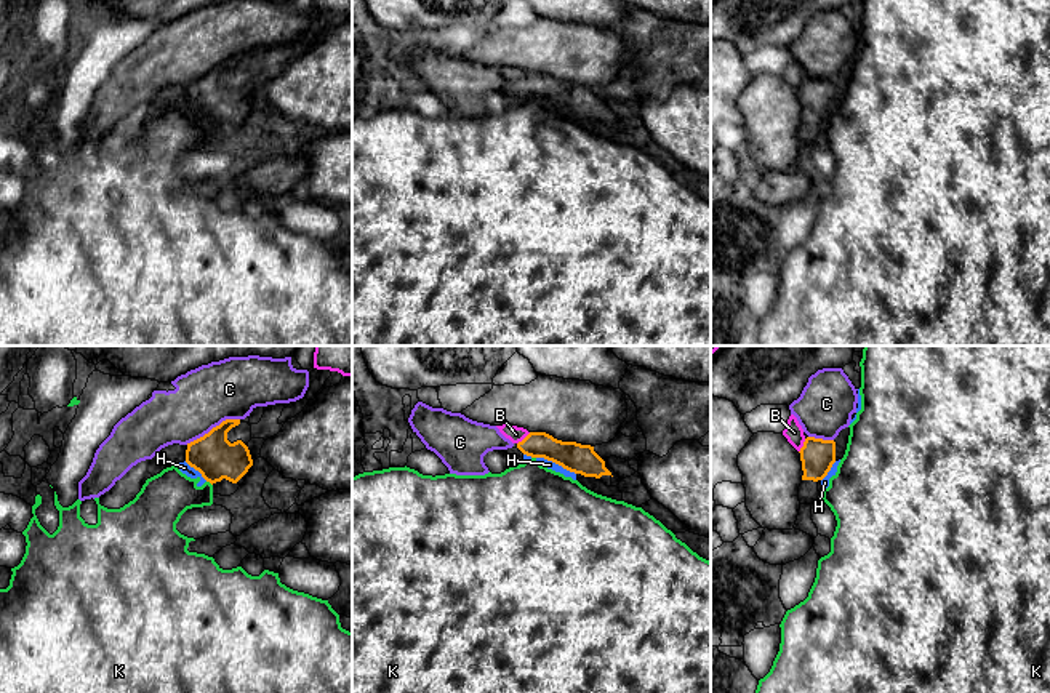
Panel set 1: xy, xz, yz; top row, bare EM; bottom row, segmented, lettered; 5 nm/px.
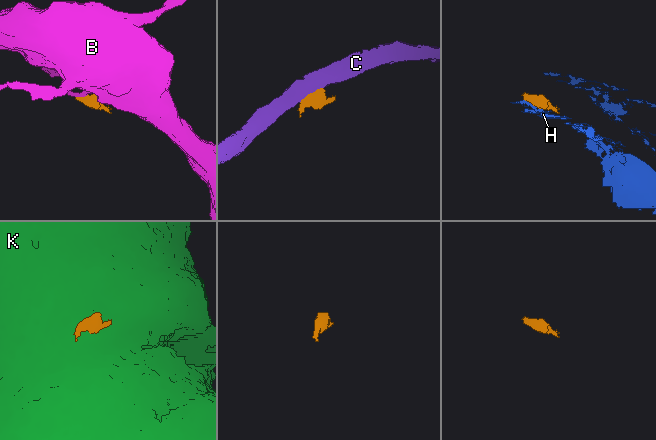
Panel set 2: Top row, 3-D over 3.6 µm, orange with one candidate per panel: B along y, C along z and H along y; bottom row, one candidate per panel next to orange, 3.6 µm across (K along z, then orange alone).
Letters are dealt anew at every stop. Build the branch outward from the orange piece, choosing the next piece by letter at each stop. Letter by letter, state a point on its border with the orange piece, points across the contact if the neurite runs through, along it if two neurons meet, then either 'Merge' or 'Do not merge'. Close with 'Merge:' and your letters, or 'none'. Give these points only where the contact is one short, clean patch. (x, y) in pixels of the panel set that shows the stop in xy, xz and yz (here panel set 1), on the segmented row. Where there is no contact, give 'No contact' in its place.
B: Touches orange at xz (525, 437). Boundary: xz (530, 432), (517, 444). Do not merge
C: Touches orange at xy (213, 428). Boundary: xy (239, 418), (226, 418), (186, 444). Do not merge
H: Touches orange at xz (556, 463). Boundary: xz (537, 456), (551, 460), (575, 474). Do not merge
K: Touches orange at xy (210, 482). Boundary: xy (207, 480), (212, 485). Do not merge
Merge: none

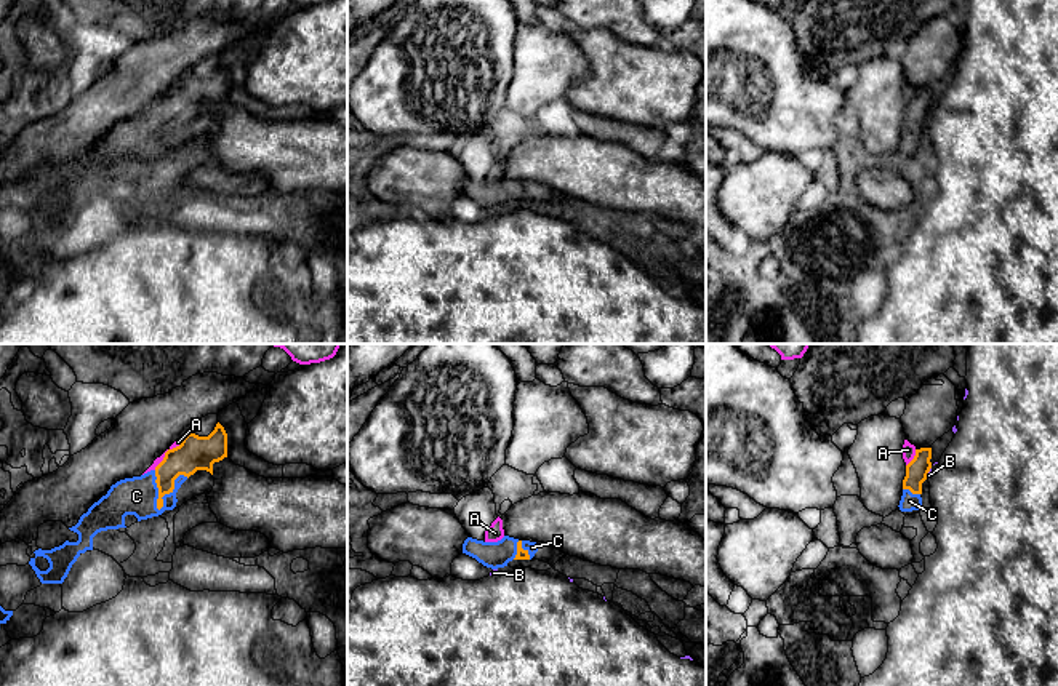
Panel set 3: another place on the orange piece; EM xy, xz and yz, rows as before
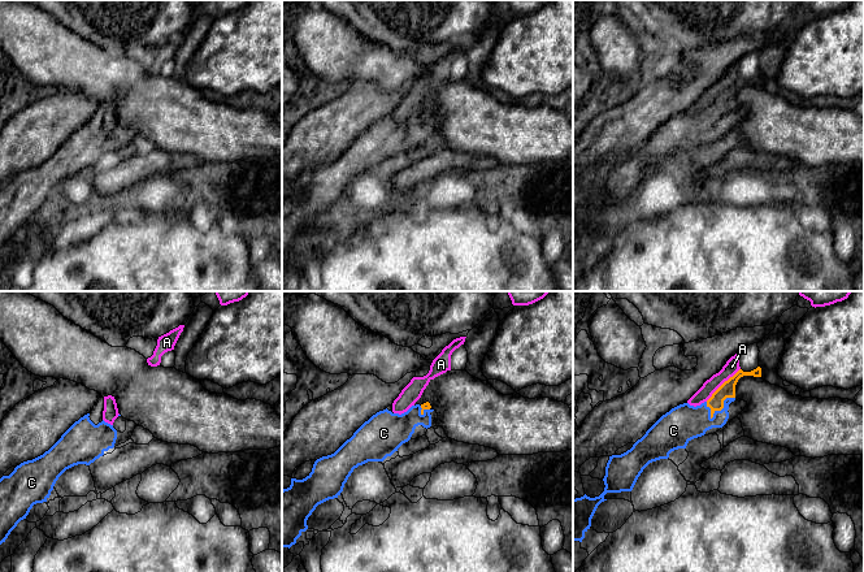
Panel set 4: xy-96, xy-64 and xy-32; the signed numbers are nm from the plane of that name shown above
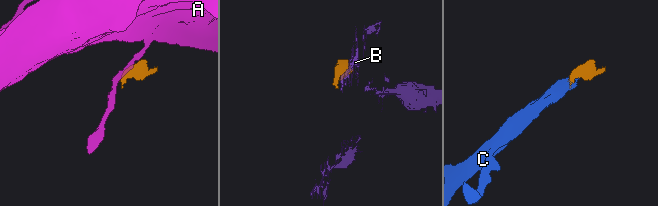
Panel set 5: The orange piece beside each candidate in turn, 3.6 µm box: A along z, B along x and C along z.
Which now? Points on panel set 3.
A: Touches orange at yz (914, 458). Boundary: yz (916, 450), (916, 454), (906, 466). Do not merge
B: Touches orange at yz (929, 470). Boundary: yz (930, 467), (925, 477). Do not merge
C: Touches orange at xy (172, 490). Path across: xy (196, 453), (172, 477), (172, 490), (160, 498), (136, 496). Merge
Merge: C

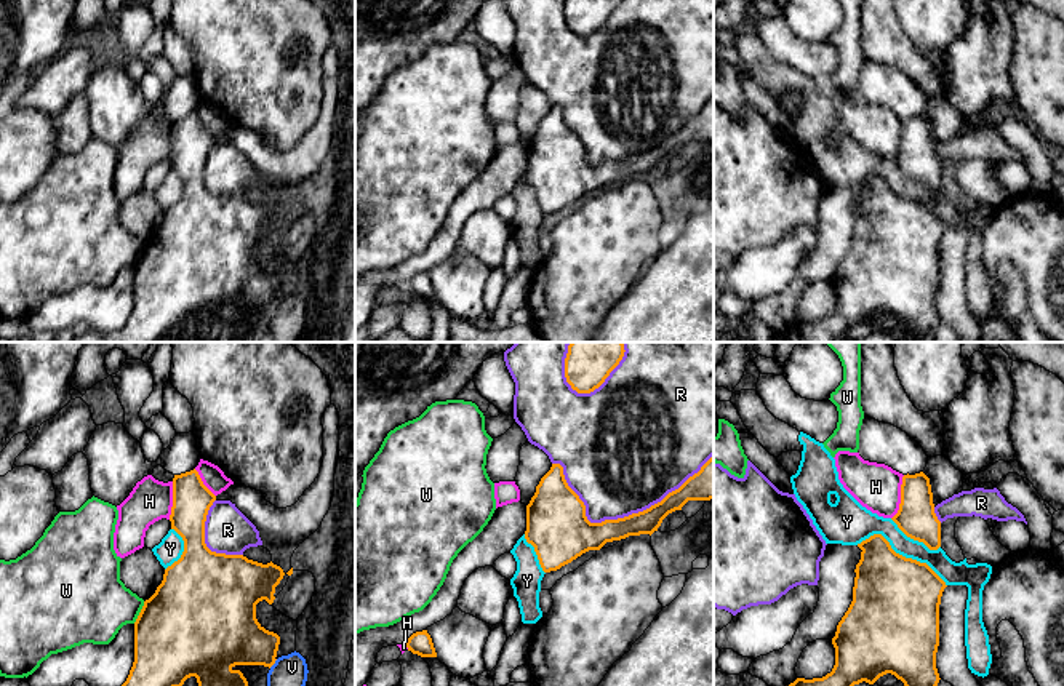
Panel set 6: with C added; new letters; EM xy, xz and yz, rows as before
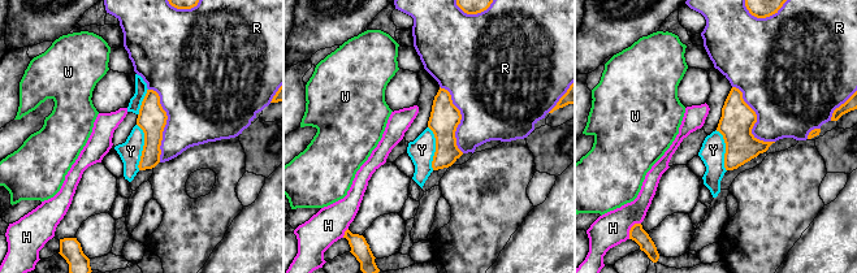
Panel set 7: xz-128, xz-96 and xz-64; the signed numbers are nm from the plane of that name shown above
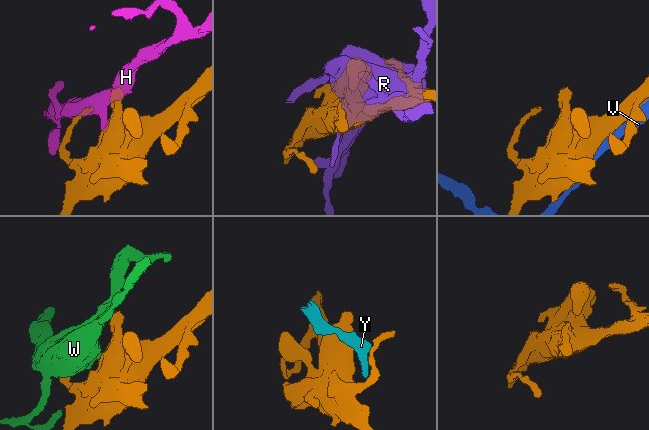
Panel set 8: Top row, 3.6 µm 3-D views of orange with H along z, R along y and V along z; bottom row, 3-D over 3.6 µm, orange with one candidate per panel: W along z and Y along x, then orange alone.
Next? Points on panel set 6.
H: Touches orange at yz (901, 498). Do not merge
R: Touches orange at xz (620, 518). Do not merge
V: Touches orange at xy (272, 664). Do not merge
W: Touches orange at xy (140, 613). Do not merge
Y: Touches orange at yz (901, 555). Do not merge
Merge: none

